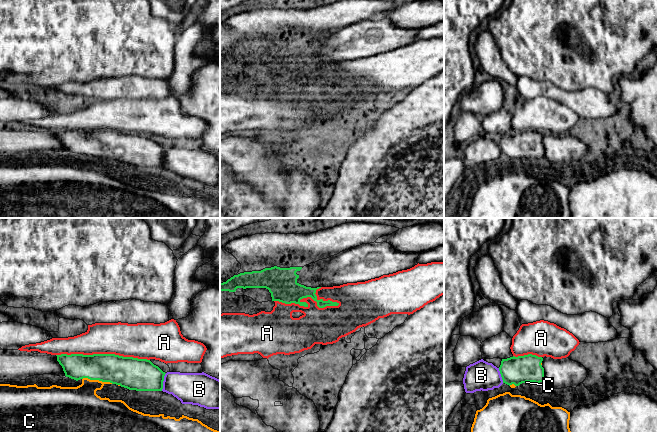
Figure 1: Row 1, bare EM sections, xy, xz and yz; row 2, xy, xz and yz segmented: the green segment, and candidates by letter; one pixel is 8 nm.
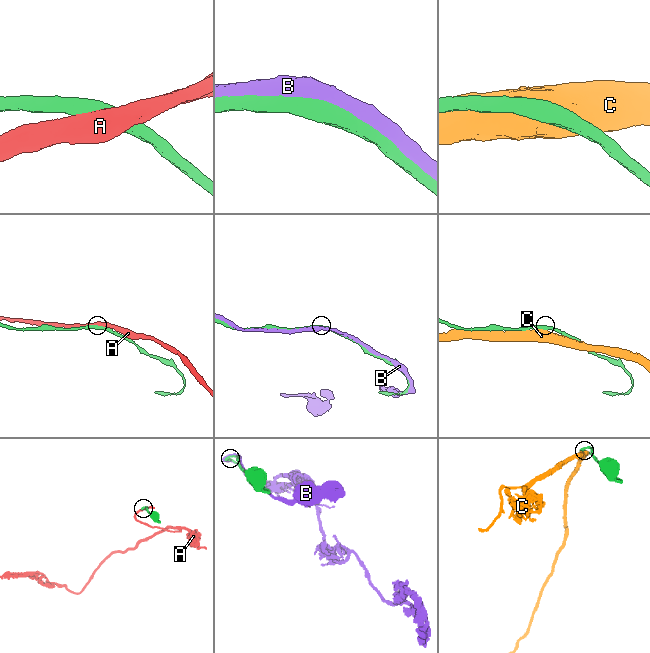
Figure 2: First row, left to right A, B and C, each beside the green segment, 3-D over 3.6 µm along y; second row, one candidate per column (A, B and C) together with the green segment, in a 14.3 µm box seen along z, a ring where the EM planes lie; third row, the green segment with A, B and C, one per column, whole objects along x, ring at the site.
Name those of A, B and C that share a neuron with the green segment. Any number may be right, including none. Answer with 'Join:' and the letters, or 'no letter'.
Join: no letter

